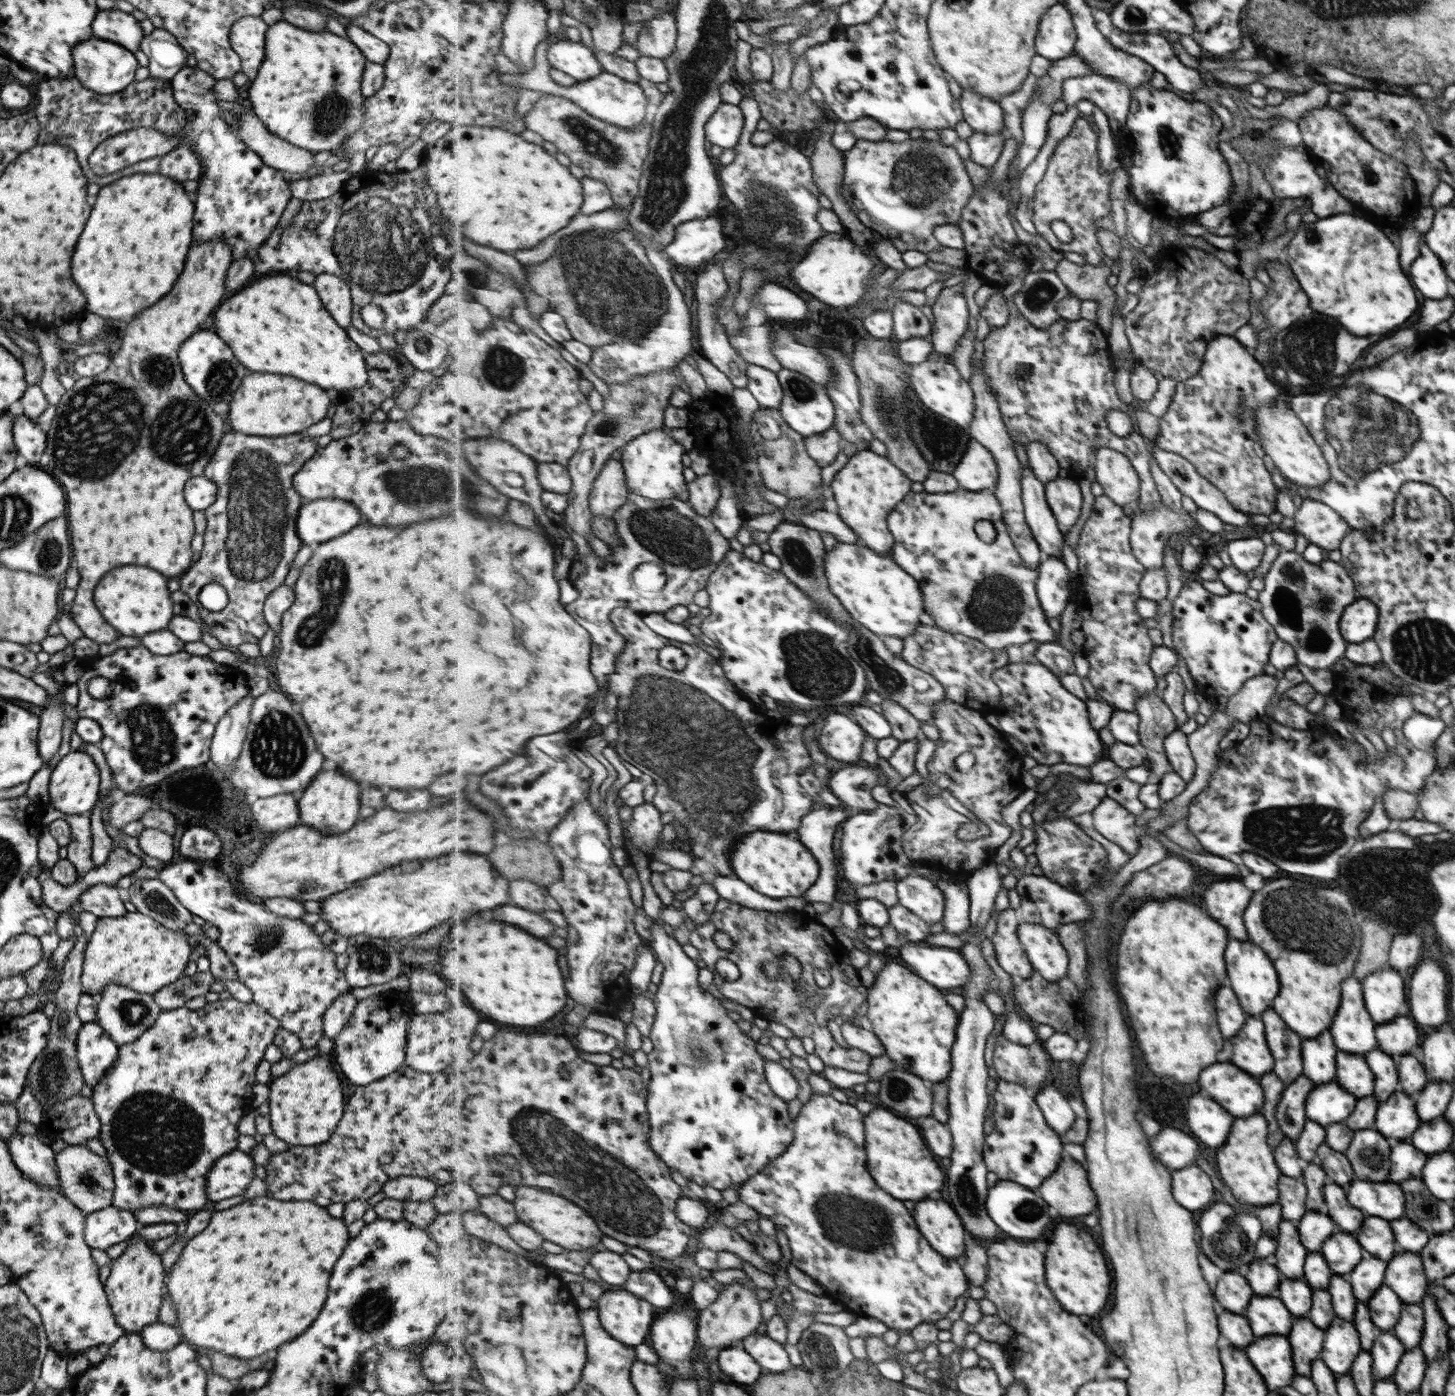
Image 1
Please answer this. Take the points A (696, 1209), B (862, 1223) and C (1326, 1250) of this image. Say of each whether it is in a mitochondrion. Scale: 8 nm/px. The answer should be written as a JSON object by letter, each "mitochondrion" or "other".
{"A":"other","B":"mitochondrion","C":"other"}

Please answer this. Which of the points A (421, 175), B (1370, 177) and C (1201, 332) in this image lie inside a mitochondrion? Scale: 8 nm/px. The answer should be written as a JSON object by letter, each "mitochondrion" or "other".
{"A":"other","B":"other","C":"other"}

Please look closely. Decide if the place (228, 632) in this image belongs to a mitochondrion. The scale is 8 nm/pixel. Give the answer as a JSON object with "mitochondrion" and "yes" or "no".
{"mitochondrion":"no"}

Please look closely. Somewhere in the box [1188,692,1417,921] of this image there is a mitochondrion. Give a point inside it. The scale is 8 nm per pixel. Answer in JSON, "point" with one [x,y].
{"point":[1312,831]}

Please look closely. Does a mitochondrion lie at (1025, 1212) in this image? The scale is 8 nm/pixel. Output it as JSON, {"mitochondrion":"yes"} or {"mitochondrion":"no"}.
{"mitochondrion":"yes"}

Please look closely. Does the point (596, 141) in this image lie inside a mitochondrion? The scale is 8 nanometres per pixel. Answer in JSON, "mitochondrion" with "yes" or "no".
{"mitochondrion":"yes"}

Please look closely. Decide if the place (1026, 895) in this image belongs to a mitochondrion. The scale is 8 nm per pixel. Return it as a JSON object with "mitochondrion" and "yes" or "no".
{"mitochondrion":"no"}

